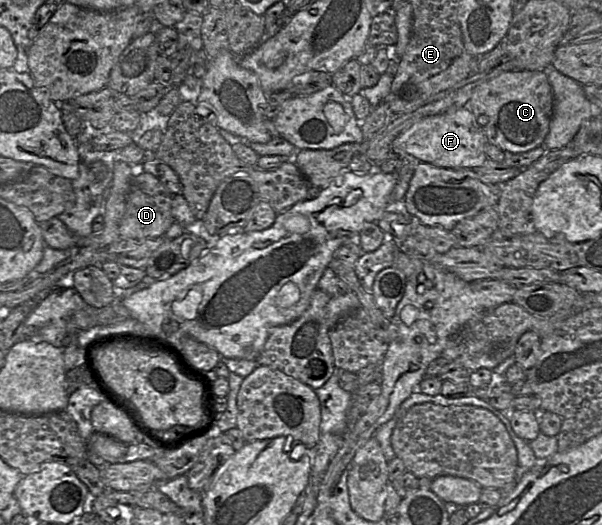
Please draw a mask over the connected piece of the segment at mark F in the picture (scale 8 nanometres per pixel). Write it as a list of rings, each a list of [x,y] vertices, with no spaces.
[[[466,106],[420,119],[401,132],[392,142],[392,152],[408,154],[419,162],[444,168],[480,167],[486,161],[487,137],[473,112]]]

